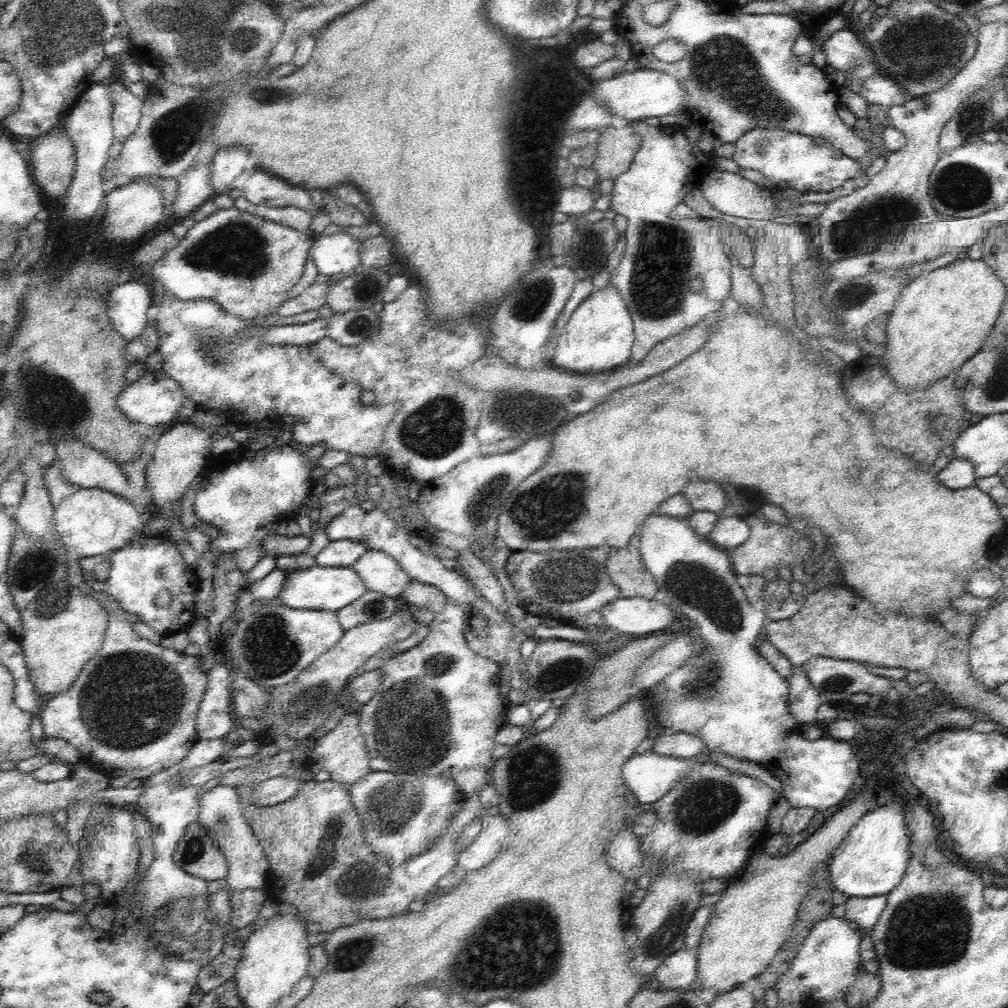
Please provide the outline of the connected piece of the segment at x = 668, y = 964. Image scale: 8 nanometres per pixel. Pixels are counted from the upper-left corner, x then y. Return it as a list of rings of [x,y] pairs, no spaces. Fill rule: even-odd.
[[[677,950],[660,963],[655,975],[663,989],[692,988],[697,976],[697,950]]]

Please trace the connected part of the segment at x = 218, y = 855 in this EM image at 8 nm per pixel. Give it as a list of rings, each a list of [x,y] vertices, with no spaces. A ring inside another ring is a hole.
[[[196,820],[186,830],[173,856],[177,867],[204,882],[224,880],[228,874],[226,858],[206,828]]]

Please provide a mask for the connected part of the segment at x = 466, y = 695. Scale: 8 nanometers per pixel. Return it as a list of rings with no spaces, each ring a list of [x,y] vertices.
[[[447,600],[446,606],[428,624],[429,634],[422,643],[392,655],[381,666],[383,675],[377,694],[358,707],[359,727],[365,738],[372,771],[410,772],[416,776],[445,774],[453,778],[456,772],[472,766],[490,769],[494,762],[494,737],[507,720],[506,710],[510,704],[499,691],[501,668],[498,663],[472,652],[468,647],[463,629],[466,620],[462,605]]]

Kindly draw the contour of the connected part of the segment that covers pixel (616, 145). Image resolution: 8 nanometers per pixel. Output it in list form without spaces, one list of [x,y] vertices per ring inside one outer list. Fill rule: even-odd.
[[[629,122],[621,128],[608,126],[601,130],[596,142],[596,156],[591,167],[602,180],[614,180],[634,162],[635,154],[641,147],[642,139]]]

